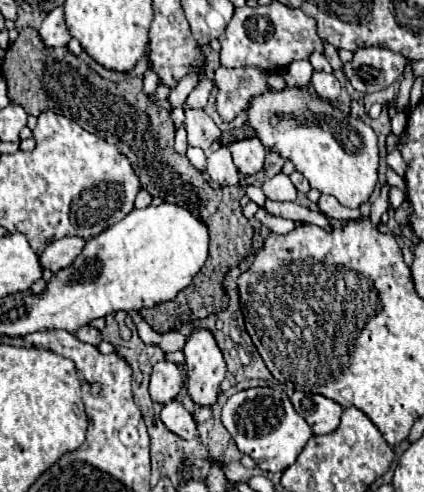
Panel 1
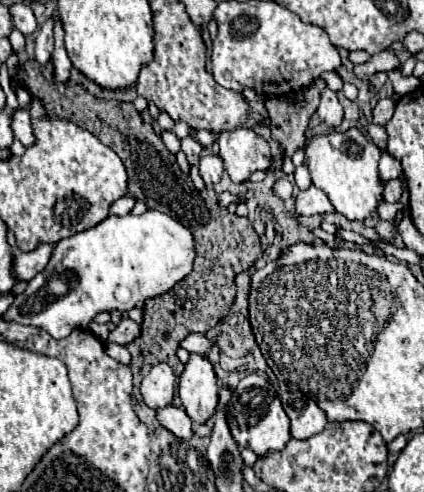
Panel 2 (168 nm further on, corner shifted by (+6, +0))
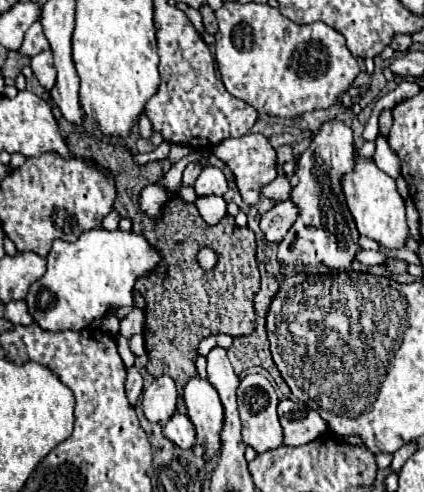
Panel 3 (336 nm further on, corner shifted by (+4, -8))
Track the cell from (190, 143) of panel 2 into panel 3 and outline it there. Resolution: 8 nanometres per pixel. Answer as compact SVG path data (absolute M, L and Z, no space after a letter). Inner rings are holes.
M197 162L187 164L187 168L185 168L185 172L183 172L183 184L185 184L185 186L193 186L199 174L201 174L201 164L197 164Z

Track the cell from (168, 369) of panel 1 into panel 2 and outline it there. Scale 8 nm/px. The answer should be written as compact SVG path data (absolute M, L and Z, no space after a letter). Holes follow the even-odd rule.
M157 364L141 382L141 396L143 402L153 408L165 408L173 402L175 392L175 374L169 364Z

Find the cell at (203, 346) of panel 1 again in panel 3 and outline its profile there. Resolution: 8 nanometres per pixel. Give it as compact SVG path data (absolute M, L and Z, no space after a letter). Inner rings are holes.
M191 378L185 386L187 416L197 430L197 440L205 448L205 458L219 452L219 432L223 428L223 406L217 390L205 378Z

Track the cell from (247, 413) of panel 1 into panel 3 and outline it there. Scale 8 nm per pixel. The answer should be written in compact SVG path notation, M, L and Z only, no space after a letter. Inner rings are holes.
M261 374L245 376L237 388L237 402L239 402L239 416L241 416L241 426L243 426L243 442L247 446L253 446L257 454L263 454L283 444L283 428L277 418L279 400L271 382L265 376Z

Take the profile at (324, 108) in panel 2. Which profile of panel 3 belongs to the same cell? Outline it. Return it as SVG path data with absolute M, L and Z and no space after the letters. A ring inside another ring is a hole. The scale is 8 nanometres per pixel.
M331 118L315 132L309 148L301 154L297 166L299 184L291 190L291 200L299 204L299 220L291 226L287 236L279 244L277 258L281 264L317 264L323 262L333 270L349 268L351 260L359 252L359 232L347 212L343 192L339 188L339 176L353 168L353 132L347 124Z

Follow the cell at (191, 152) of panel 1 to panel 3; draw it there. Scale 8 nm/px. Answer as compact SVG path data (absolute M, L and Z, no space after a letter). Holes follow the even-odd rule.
M199 196L195 206L209 226L215 226L227 214L227 202L223 196Z

